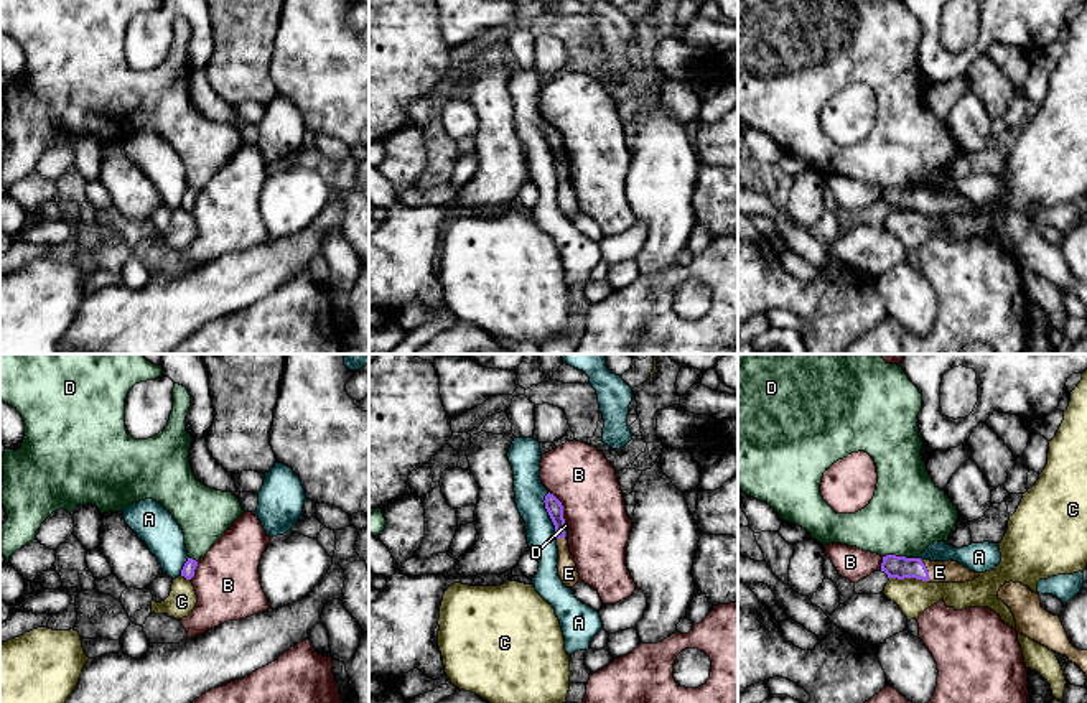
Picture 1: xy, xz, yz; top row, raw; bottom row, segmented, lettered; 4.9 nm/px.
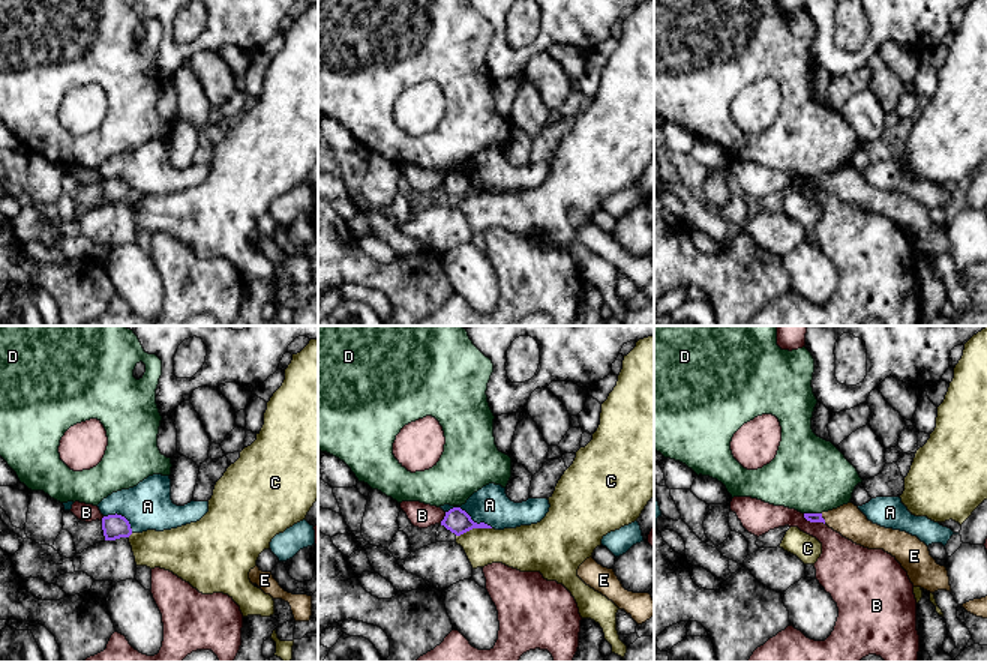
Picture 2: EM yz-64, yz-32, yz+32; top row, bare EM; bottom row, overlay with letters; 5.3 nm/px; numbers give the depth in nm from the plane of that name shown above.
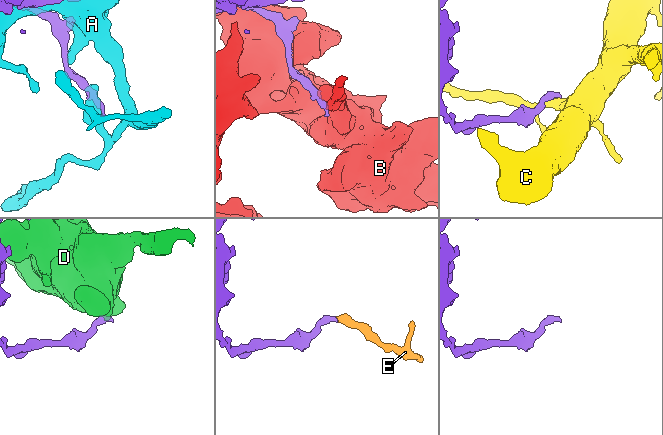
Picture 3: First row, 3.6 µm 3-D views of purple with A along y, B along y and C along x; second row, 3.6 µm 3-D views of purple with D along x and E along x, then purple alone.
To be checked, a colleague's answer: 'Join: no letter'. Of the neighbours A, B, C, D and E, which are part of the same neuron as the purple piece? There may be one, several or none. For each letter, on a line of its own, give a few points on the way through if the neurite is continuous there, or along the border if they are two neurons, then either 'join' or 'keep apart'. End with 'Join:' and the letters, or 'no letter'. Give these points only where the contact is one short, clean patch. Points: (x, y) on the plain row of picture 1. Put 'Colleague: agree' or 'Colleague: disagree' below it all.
A: keep apart
B: keep apart
C: border yz (890, 208), (928, 213); keep apart
D: keep apart
E: way yz (895, 198), (926, 201), (939, 203); join
Join: E
Colleague: disagree

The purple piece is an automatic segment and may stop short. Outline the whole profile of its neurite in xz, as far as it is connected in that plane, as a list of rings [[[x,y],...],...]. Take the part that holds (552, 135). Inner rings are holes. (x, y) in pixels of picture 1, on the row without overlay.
[[[550,123],[545,127],[544,133],[545,133],[545,140],[555,156],[557,178],[558,178],[558,196],[557,196],[558,207],[567,219],[573,219],[581,211],[580,211],[576,194],[570,184],[568,171],[565,170],[563,137]]]

